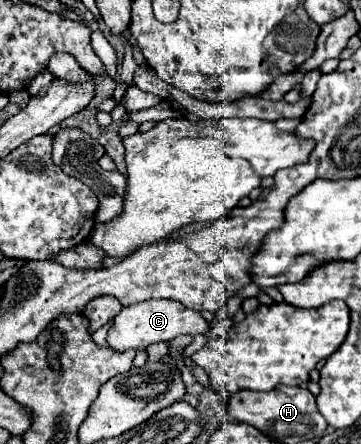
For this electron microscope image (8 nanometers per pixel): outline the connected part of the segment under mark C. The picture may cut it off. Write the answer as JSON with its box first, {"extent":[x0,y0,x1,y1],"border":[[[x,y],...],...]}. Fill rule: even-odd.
{"extent":[108,300,210,352],"border":[[[146,300],[140,304],[132,304],[122,308],[114,318],[114,328],[108,332],[108,346],[116,352],[124,350],[144,350],[156,342],[170,342],[180,334],[208,334],[210,324],[190,308],[184,308],[180,302],[172,300]]]}

